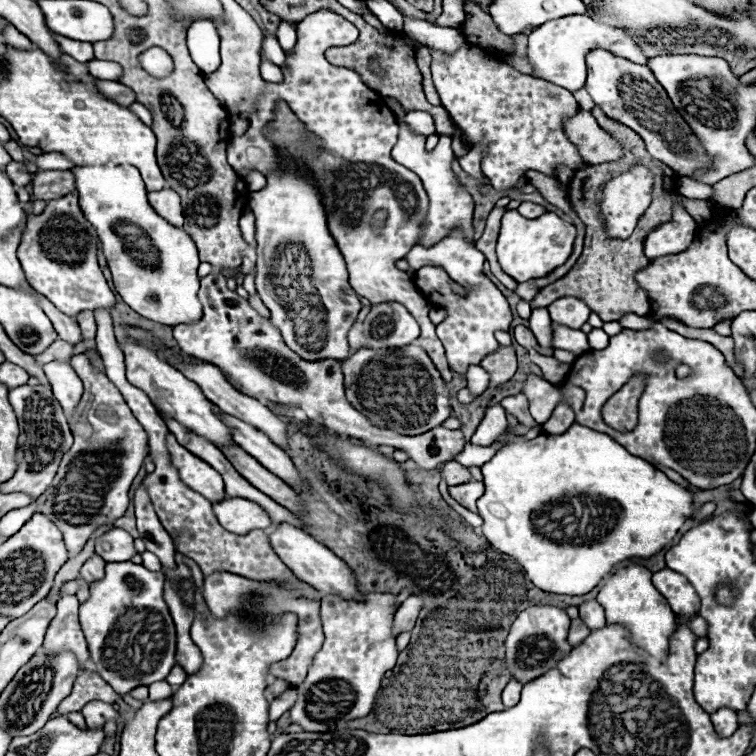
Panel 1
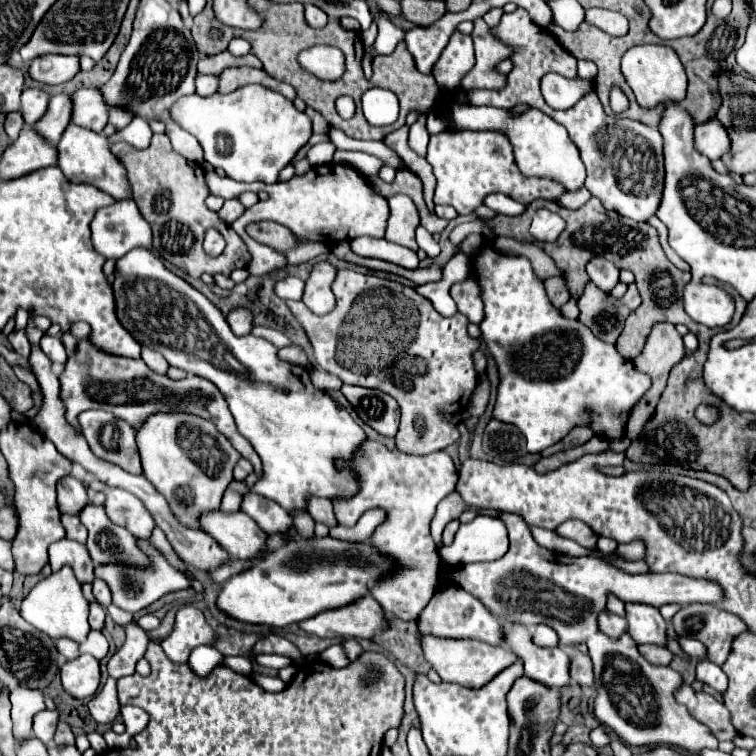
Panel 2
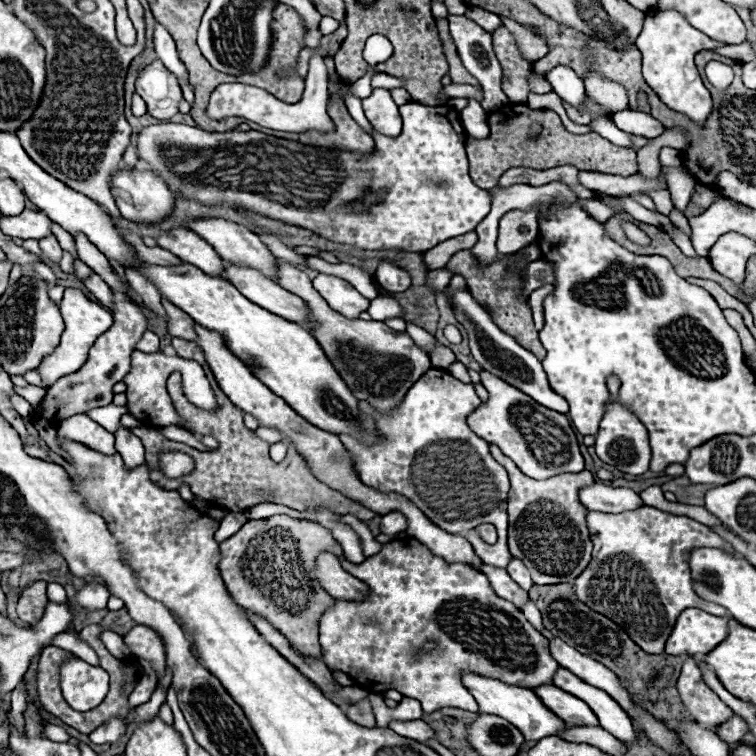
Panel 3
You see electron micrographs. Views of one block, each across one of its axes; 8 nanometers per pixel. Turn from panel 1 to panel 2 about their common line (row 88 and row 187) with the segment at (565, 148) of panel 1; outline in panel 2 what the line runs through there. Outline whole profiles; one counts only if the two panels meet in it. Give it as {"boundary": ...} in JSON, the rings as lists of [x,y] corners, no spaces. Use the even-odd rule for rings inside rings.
{"boundary":[[[442,130],[438,134],[438,144],[428,144],[426,160],[432,164],[438,180],[434,204],[450,204],[458,214],[472,214],[482,206],[484,198],[494,192],[512,196],[522,204],[530,204],[536,198],[556,200],[566,192],[566,188],[556,180],[524,176],[514,162],[508,136],[496,130]]]}

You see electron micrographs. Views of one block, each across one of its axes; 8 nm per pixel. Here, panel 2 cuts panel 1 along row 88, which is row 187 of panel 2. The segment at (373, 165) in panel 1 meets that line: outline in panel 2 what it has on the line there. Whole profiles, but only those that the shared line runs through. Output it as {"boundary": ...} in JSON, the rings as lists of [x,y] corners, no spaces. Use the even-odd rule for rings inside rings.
{"boundary":[[[322,164],[310,168],[302,176],[294,176],[288,182],[276,182],[276,184],[262,184],[262,190],[270,194],[266,202],[254,204],[252,208],[244,210],[240,218],[232,222],[234,232],[246,242],[252,264],[248,266],[248,272],[252,276],[264,276],[272,270],[284,268],[288,264],[286,256],[274,248],[268,248],[260,242],[254,242],[246,234],[246,226],[260,220],[276,220],[292,230],[300,242],[322,242],[326,246],[336,246],[344,240],[326,240],[326,238],[358,238],[358,236],[372,236],[372,238],[384,238],[386,220],[390,216],[390,208],[386,198],[376,194],[364,174],[360,174],[356,168],[346,164]]]}

